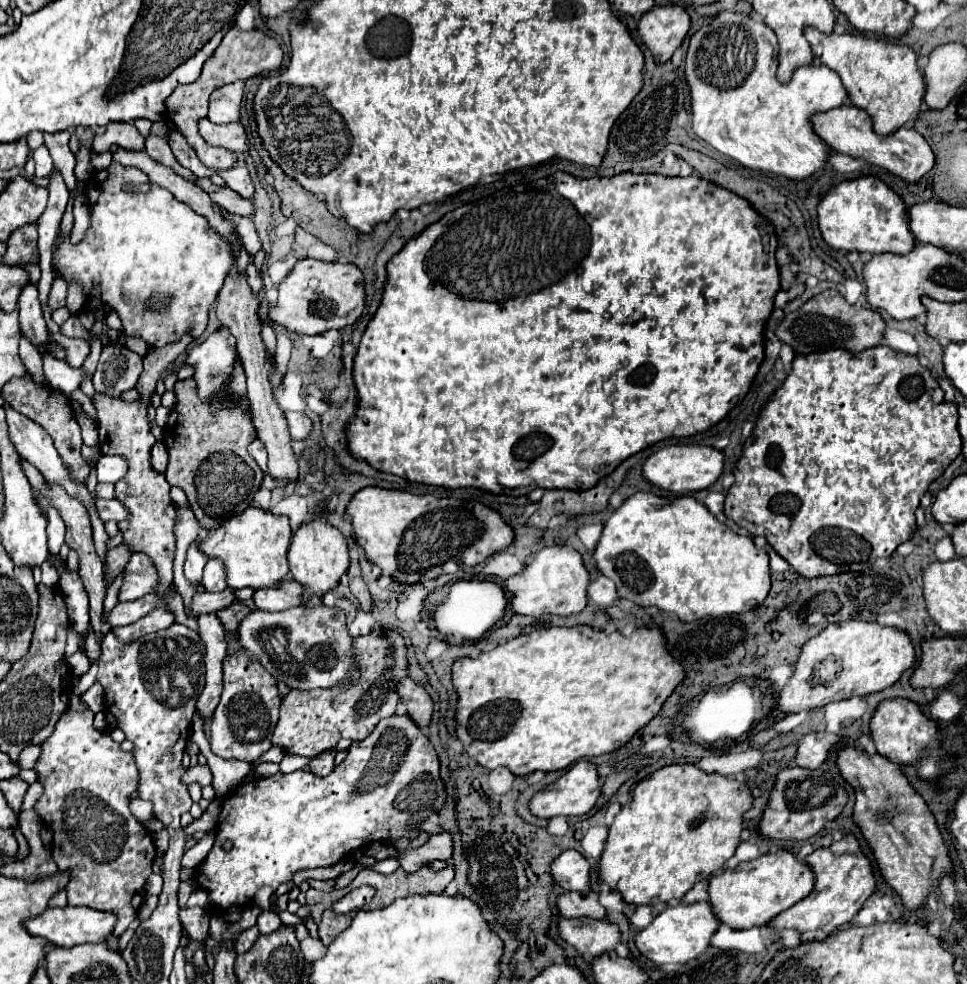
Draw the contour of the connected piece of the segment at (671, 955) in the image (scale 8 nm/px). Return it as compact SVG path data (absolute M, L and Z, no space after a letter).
M700 901L692 905L680 903L674 907L666 907L660 915L656 915L654 921L634 937L634 943L636 943L636 949L656 965L686 963L686 961L696 959L708 949L710 937L714 935L718 925L720 923L716 915L710 911L708 901Z

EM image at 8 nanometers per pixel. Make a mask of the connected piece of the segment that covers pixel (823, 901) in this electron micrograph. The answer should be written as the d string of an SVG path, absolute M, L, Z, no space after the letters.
M844 835L838 843L816 849L804 861L814 873L814 891L810 891L806 899L798 901L798 905L782 911L782 915L776 915L768 923L768 927L796 929L798 933L822 929L826 935L830 935L836 931L836 927L850 923L852 917L862 909L866 899L876 891L876 879L872 873L872 865L862 853L854 835Z

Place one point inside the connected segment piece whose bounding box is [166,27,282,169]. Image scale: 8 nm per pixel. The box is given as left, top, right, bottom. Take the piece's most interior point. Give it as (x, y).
(242, 54)

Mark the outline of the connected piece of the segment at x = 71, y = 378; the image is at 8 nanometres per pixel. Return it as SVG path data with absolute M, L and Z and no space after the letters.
M49 354L42 360L44 374L54 389L70 395L74 389L80 387L80 381L84 377L82 369L71 368L65 361L55 359Z

